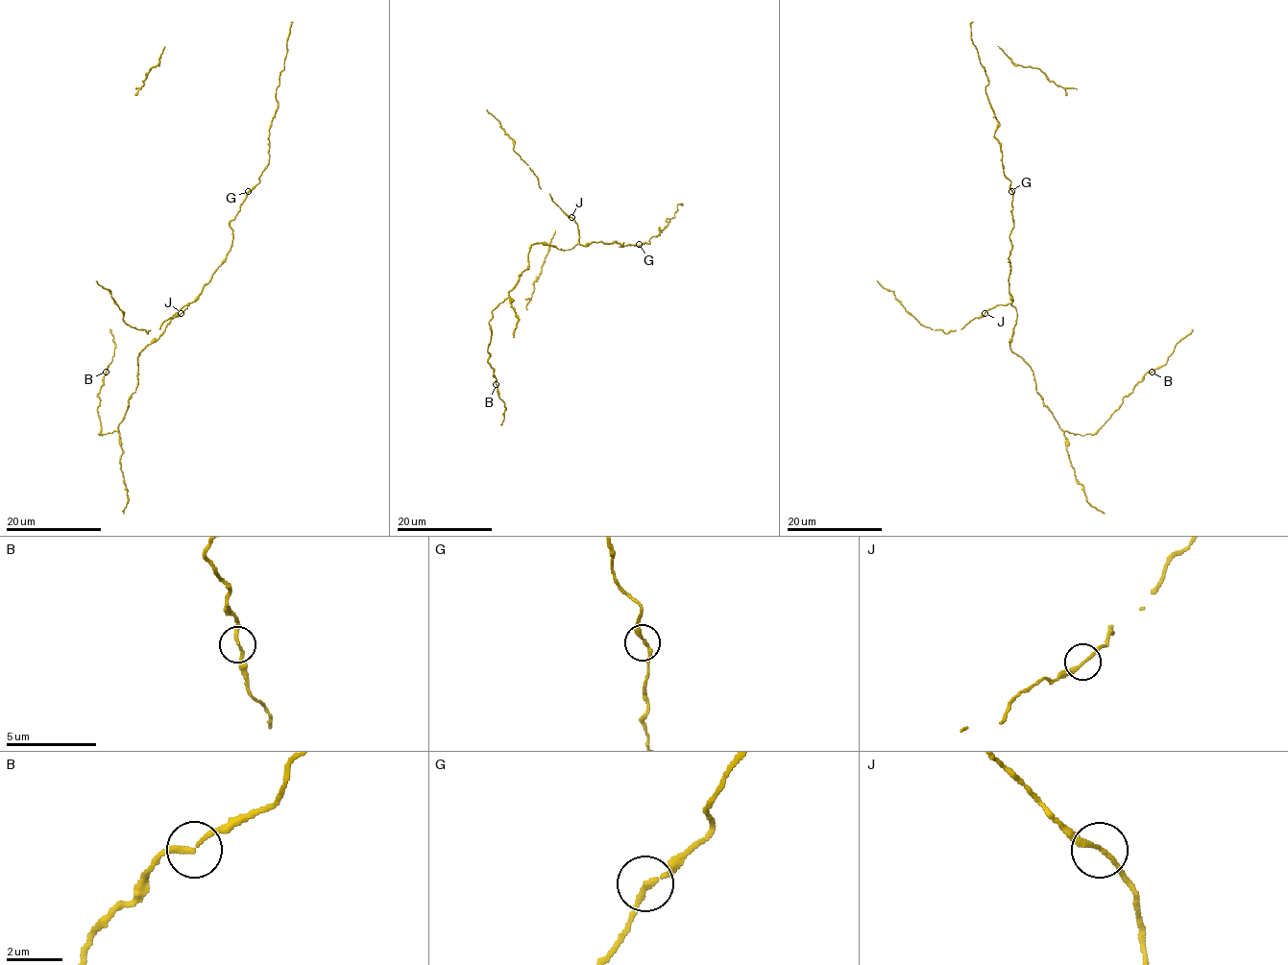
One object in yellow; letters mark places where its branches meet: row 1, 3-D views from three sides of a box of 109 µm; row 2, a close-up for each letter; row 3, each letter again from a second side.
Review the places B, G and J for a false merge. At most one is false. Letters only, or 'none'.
none

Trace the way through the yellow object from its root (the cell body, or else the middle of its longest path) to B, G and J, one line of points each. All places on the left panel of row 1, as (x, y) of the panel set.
B: (226, 259), (202, 293), (139, 353), (138, 385), (117, 430), (101, 435), (97, 395), (106, 372)
G: (226, 259), (232, 239), (229, 223), (248, 191)
J: (226, 259), (202, 293), (182, 313)

